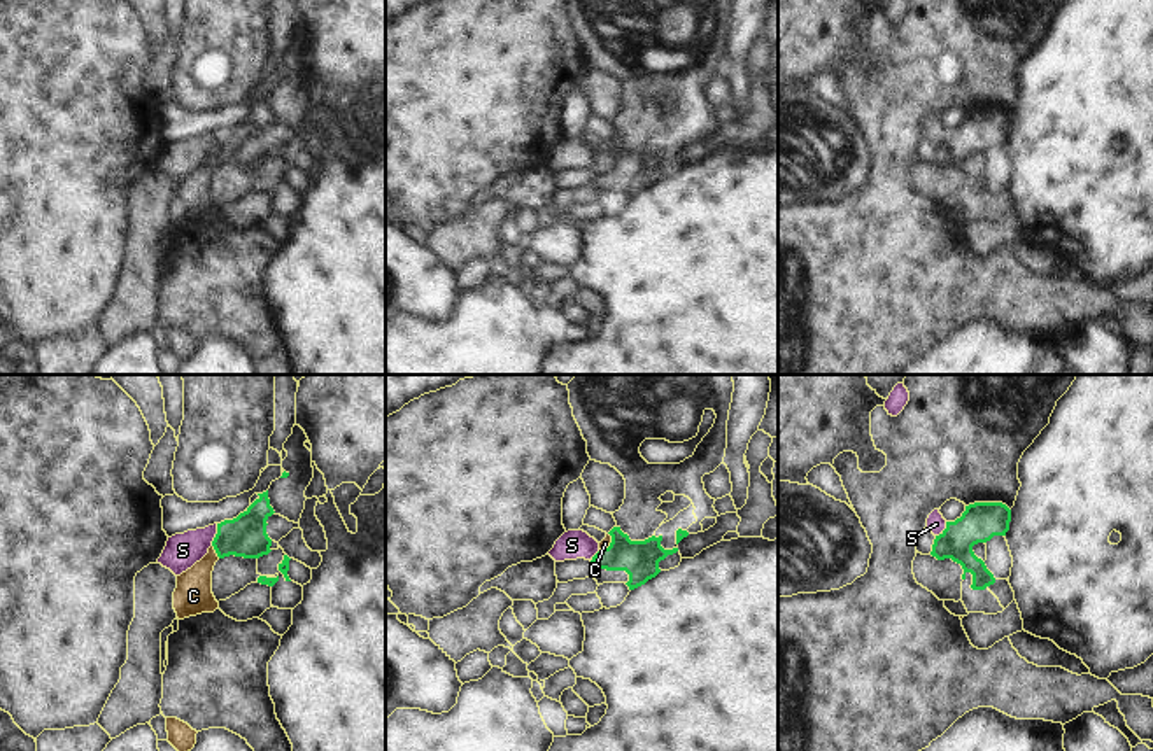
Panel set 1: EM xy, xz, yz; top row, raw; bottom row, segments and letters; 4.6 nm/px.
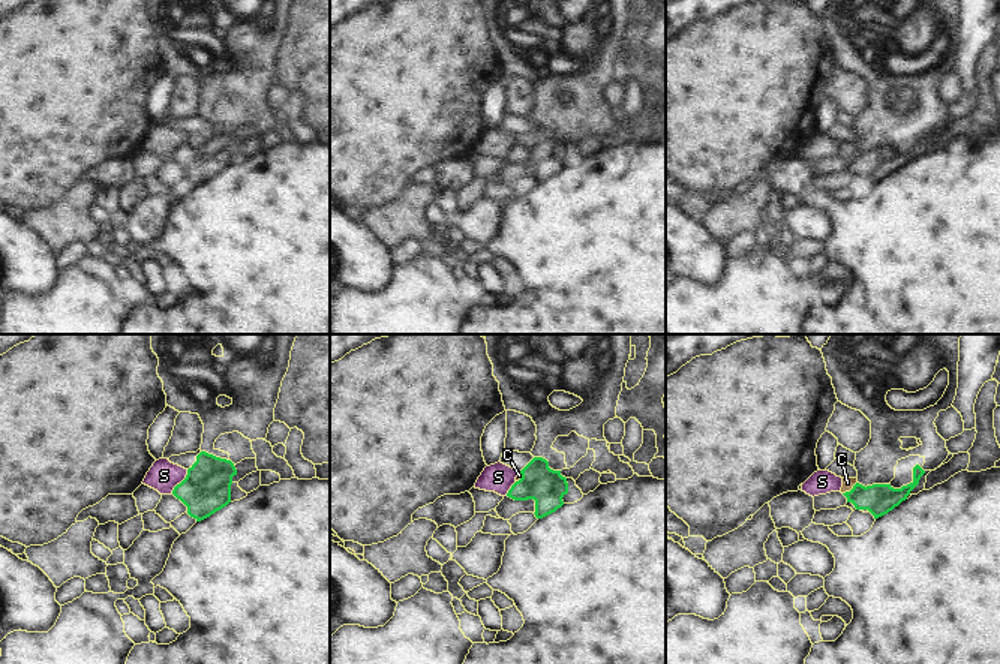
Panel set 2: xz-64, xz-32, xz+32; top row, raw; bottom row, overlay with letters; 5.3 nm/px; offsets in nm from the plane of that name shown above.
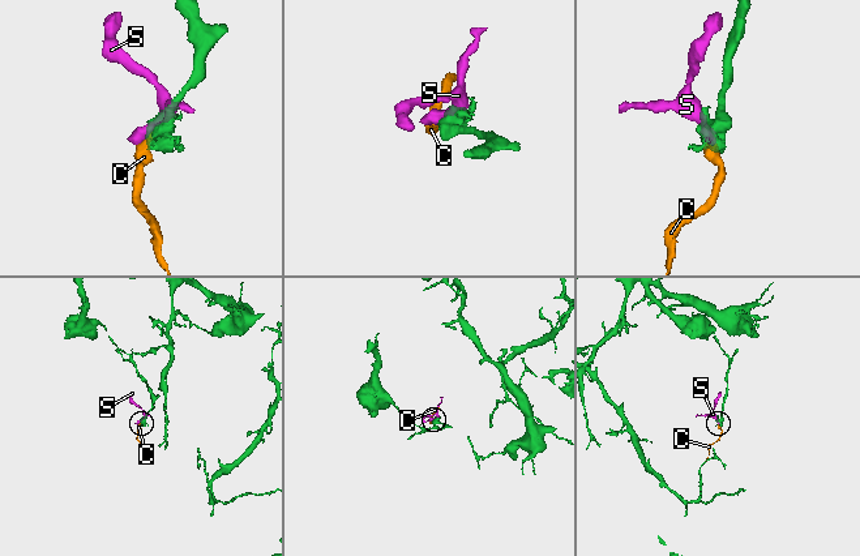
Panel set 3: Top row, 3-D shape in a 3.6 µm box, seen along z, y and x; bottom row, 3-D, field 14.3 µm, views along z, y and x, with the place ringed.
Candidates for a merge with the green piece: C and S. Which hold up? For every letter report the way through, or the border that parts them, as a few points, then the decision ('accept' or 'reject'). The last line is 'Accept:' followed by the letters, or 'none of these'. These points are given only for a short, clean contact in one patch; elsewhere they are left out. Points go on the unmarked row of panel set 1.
C: way xy (246, 144), (232, 146), (216, 160), (202, 177), (193, 203); accept
S: border xy (218, 132), (218, 140), (211, 153); reject
Accept: C

